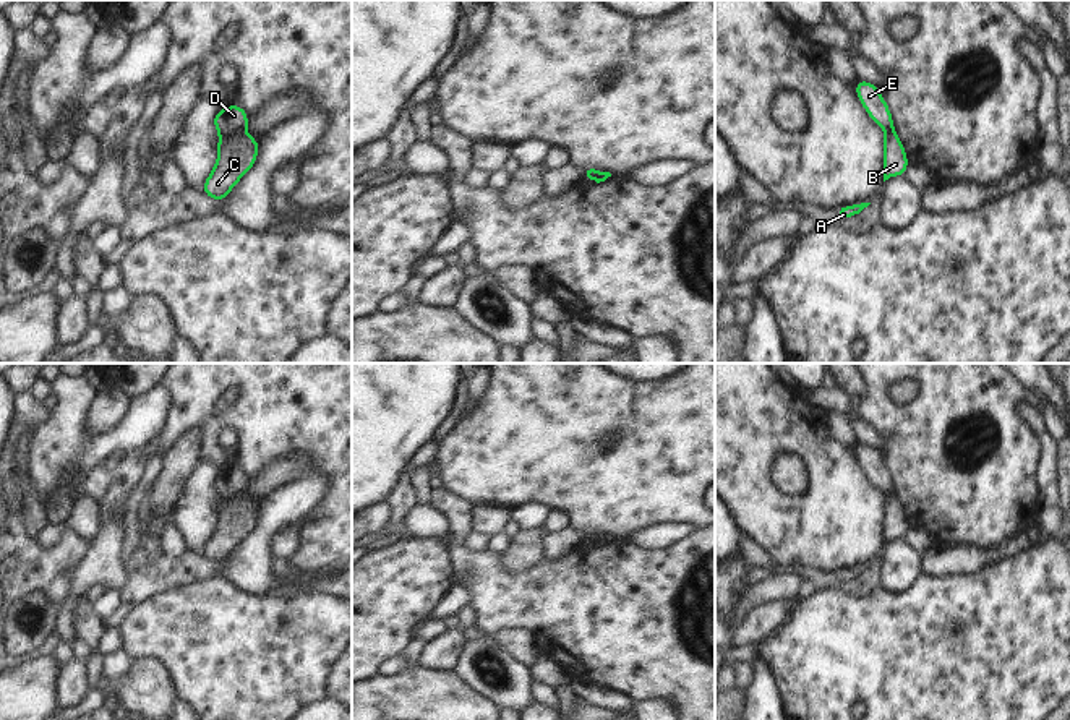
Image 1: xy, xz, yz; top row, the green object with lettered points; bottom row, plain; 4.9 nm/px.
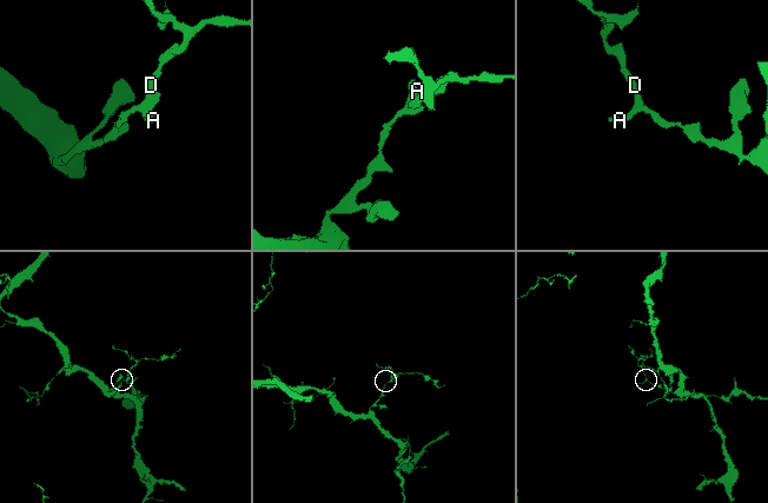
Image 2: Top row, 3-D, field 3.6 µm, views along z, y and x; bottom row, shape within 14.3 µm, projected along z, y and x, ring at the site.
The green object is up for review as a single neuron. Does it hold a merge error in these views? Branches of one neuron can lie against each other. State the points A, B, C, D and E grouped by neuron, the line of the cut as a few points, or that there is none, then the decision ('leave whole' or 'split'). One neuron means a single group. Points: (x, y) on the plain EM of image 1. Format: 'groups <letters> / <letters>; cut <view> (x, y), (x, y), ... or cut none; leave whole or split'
groups A B C / D E; cut xy (243, 492), (221, 500); split

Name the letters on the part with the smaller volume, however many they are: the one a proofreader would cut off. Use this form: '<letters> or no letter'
D, E.

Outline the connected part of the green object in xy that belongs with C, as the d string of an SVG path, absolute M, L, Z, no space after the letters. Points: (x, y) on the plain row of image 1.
M245 493L220 499L217 525L204 545L203 556L216 564L225 563L233 548L255 529L259 508Z

